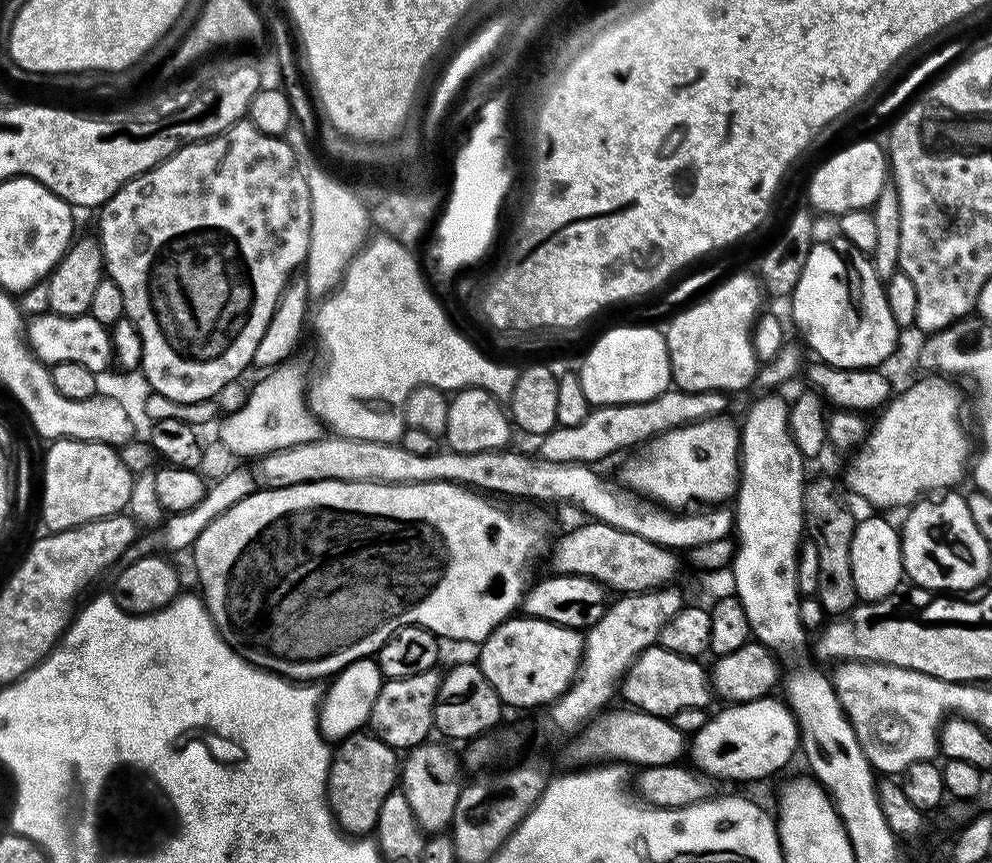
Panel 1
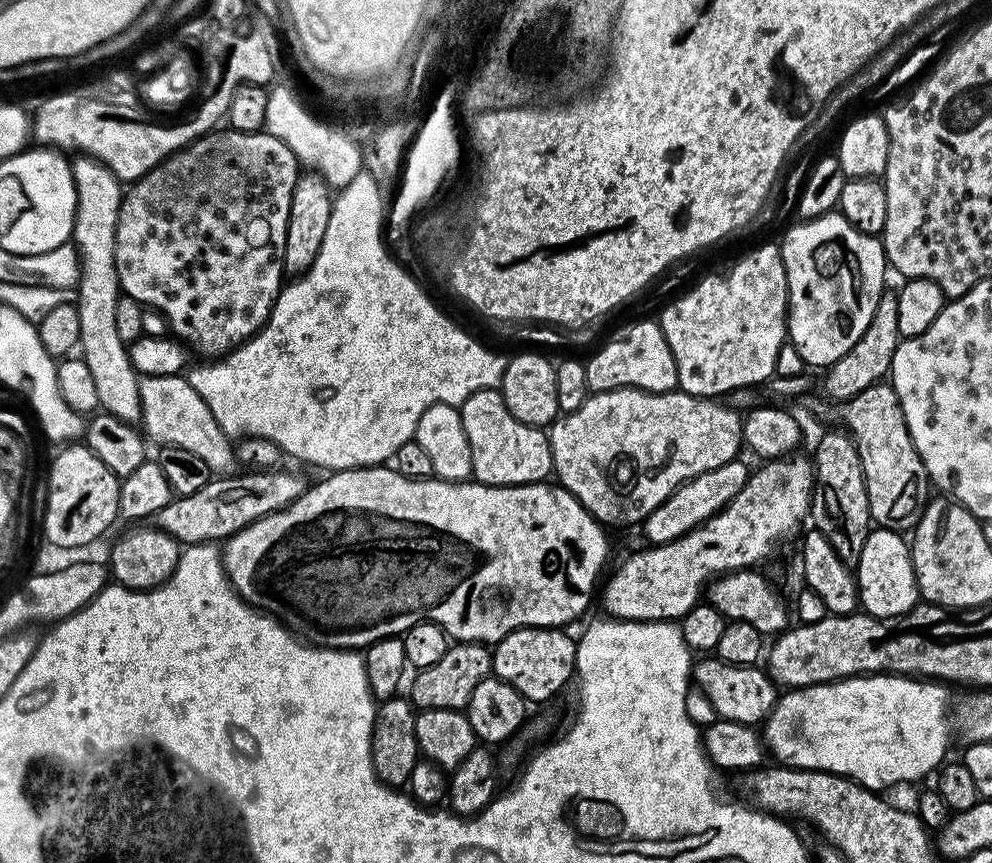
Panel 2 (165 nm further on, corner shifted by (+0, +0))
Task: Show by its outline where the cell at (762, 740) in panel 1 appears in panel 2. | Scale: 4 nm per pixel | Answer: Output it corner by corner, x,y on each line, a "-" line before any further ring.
865,674
863,676
849,676
842,680
834,680
831,684
811,684
805,688
793,688
785,691
777,699
772,711
768,713
762,724
762,740
767,751
777,756
781,765
793,770
807,770
810,772
832,772
835,776
843,776
856,781
863,788
884,790
892,788
895,784
908,784
911,780
920,780
937,771
945,763
944,755
948,752
948,739
952,736
952,728
944,717
944,699
947,698
949,689
940,682
925,682
920,678
910,676
897,676
895,674

